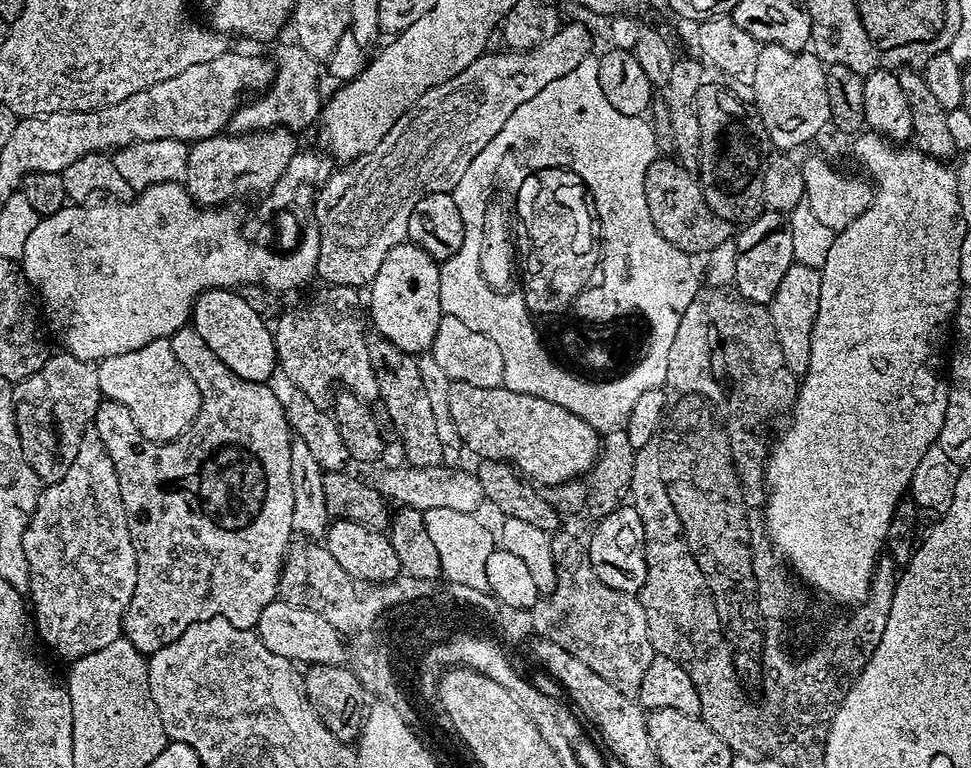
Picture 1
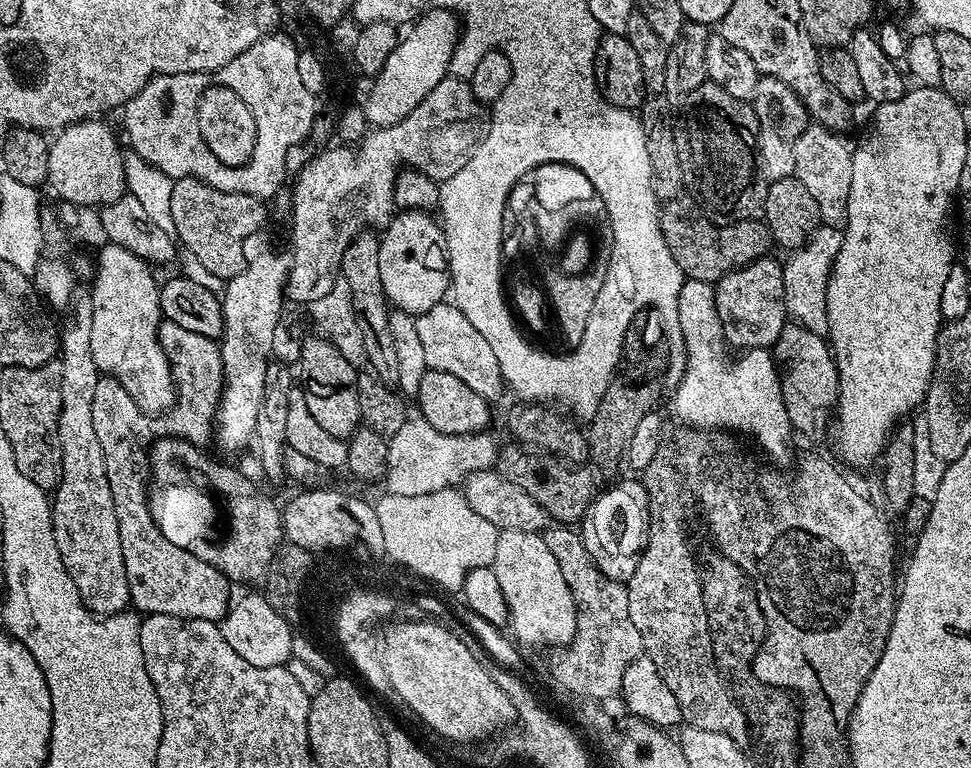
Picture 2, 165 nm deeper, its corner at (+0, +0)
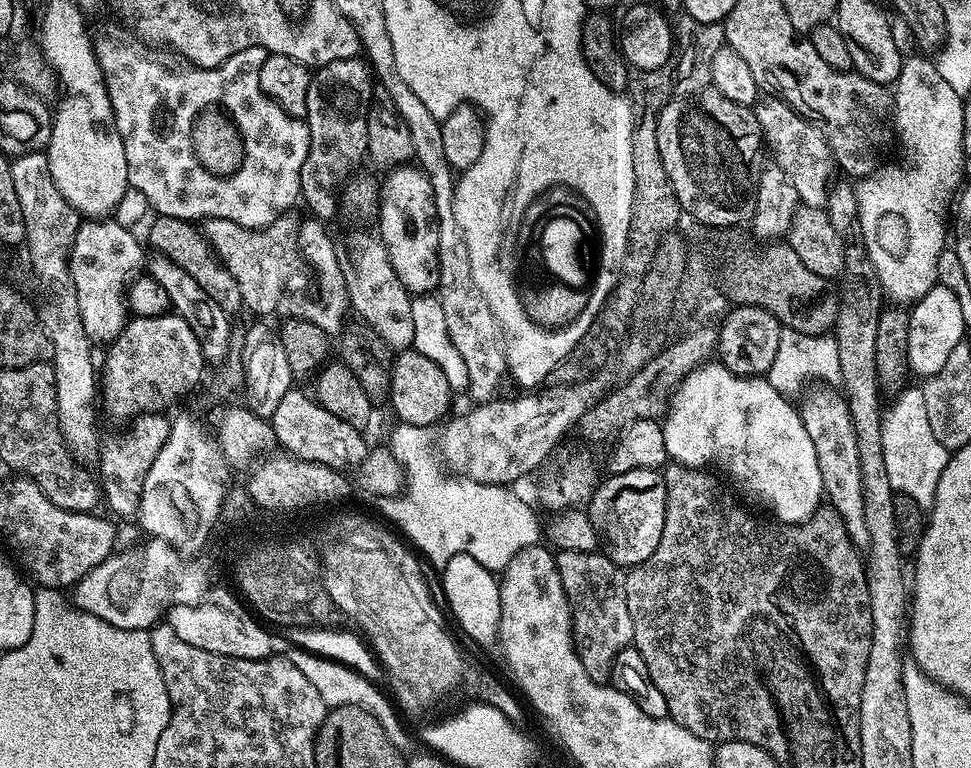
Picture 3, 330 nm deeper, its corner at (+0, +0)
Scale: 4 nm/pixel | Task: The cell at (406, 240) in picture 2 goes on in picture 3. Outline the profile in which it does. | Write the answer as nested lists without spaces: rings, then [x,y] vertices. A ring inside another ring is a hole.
[[[411,163],[393,168],[383,177],[380,186],[380,211],[378,235],[388,248],[394,274],[406,286],[409,293],[428,294],[438,282],[438,222],[434,206],[434,190],[430,178],[418,166]]]

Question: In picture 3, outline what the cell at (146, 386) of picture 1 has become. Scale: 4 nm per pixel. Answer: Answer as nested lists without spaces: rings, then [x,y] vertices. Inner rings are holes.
[[[88,218],[74,234],[68,255],[68,273],[78,294],[82,326],[93,345],[104,346],[116,339],[130,319],[126,303],[128,285],[141,275],[146,264],[145,245],[116,218]]]

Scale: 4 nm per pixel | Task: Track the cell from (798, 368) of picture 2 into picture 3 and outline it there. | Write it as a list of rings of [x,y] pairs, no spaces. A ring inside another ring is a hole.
[[[832,386],[809,387],[803,396],[804,401],[799,401],[798,411],[802,418],[802,426],[806,426],[806,434],[810,434],[810,442],[814,442],[814,454],[818,454],[818,468],[822,470],[827,503],[835,508],[857,548],[867,549],[868,531],[864,509],[862,466],[858,458],[856,431],[848,413],[847,401],[844,401],[841,393]]]

